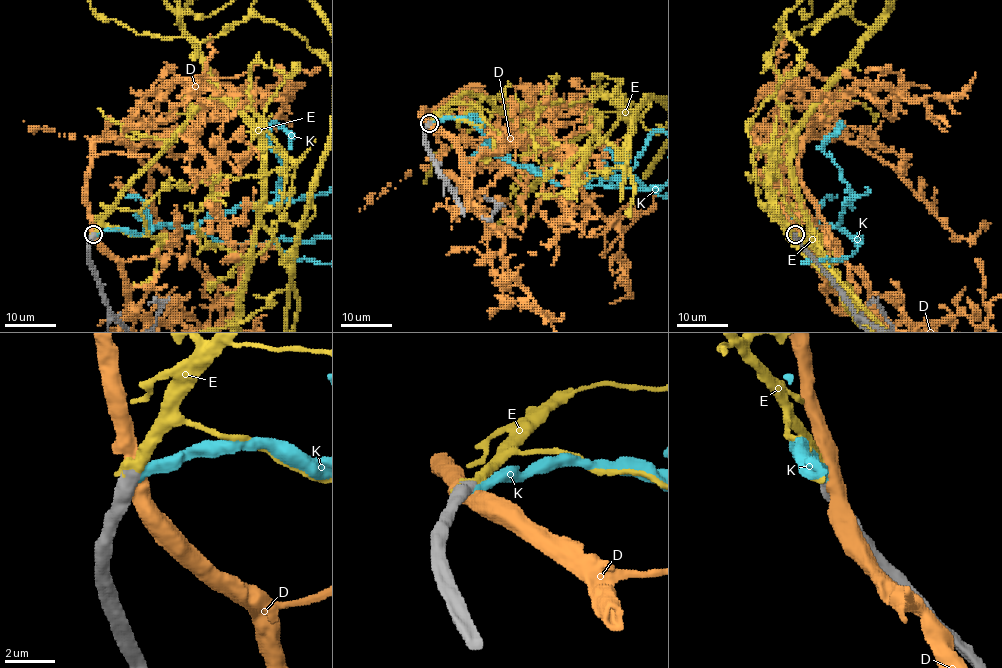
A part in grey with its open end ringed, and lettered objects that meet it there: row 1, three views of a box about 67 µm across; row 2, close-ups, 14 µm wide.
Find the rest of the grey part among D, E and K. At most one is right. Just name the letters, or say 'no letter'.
E

